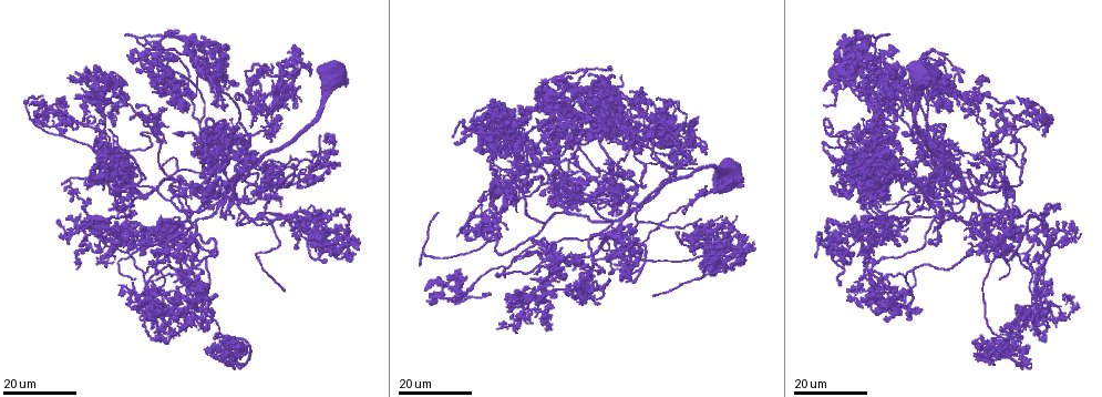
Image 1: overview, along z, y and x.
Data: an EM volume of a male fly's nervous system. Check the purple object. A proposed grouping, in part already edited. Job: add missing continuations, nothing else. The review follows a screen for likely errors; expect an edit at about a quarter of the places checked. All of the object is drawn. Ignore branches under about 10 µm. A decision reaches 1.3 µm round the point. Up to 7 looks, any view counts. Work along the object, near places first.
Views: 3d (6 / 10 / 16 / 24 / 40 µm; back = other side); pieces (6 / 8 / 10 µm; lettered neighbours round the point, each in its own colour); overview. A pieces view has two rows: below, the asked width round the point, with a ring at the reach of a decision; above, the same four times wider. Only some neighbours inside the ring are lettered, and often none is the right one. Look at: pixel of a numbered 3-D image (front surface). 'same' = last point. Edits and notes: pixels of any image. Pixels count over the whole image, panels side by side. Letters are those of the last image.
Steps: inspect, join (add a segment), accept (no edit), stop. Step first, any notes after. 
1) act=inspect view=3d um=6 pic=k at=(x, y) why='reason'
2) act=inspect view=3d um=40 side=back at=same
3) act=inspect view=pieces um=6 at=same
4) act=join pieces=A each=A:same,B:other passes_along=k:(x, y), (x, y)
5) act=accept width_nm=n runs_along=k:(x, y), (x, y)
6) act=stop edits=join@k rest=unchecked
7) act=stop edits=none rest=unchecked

act=inspect view=3d um=24 pic=1 at=(823, 90) why='branch stops here'

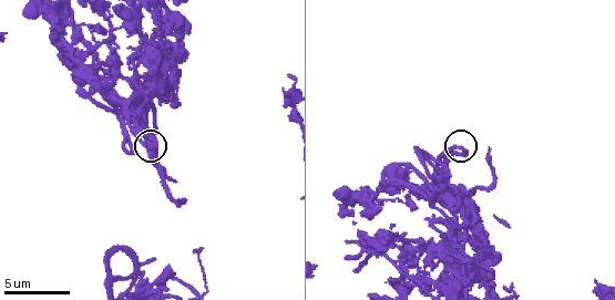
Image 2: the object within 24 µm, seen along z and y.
act=inspect view=pieces um=8 pic=2 at=(464, 150)

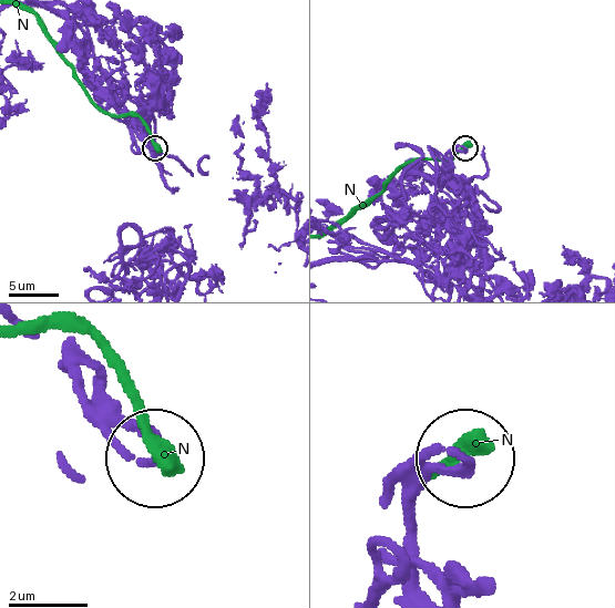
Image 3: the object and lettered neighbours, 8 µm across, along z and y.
act=accept each=N:other runs_along=3:(411, 511), (461, 461) found='no lettered segment goes on from it'

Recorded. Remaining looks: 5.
act=inspect view=3d um=24 pic=1 at=(99, 68) why='end of a long branch'

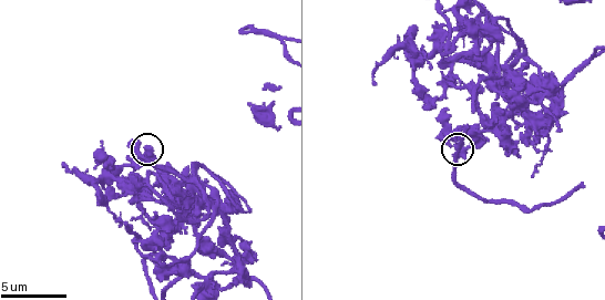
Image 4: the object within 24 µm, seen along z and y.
act=inspect view=3d um=10 pic=4 at=(145, 147)

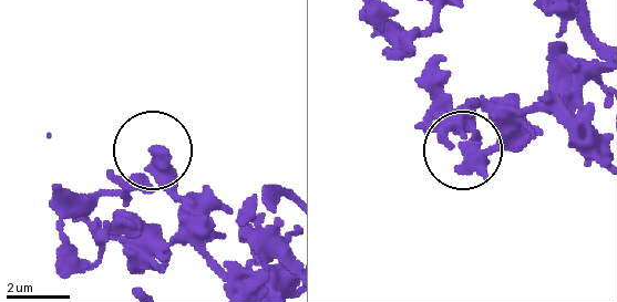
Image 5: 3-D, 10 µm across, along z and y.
act=inspect view=pieces um=10 pic=5 at=(465, 145) why='see the neighbours'

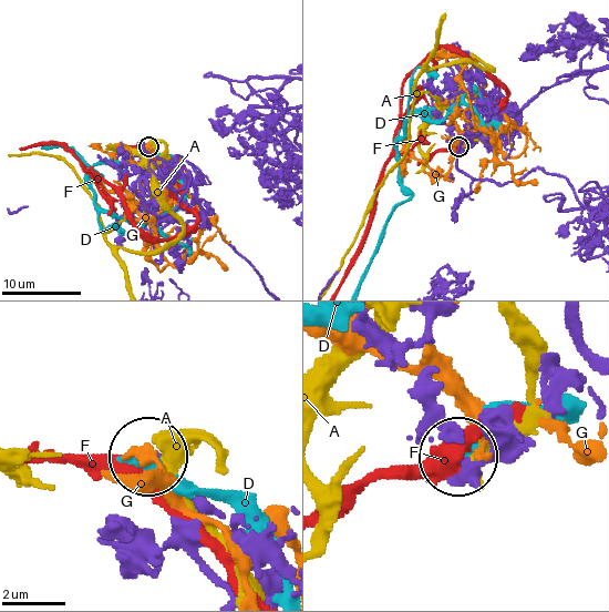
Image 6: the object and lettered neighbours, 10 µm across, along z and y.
act=accept width_nm=420 each=A:other,D:other,F:other,G:other found='no lettered segment goes on from it'

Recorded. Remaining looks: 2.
act=inspect view=3d um=16 pic=1 at=(42, 97) why='tapers out'

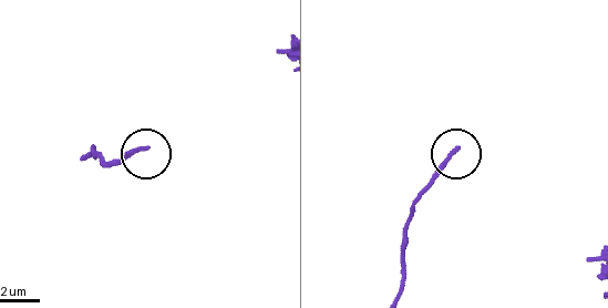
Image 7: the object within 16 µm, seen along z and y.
act=inspect view=pieces um=8 pic=7 at=(145, 148) why='what lies round it'

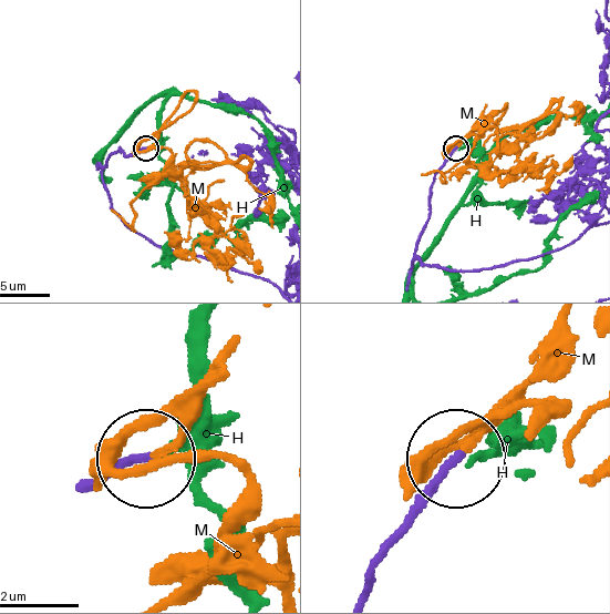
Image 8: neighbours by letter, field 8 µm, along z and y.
act=join pieces=M each=H:other,M:same found='it goes on there'

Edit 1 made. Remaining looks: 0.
act=stop edits=join@8 rest=unchecked

